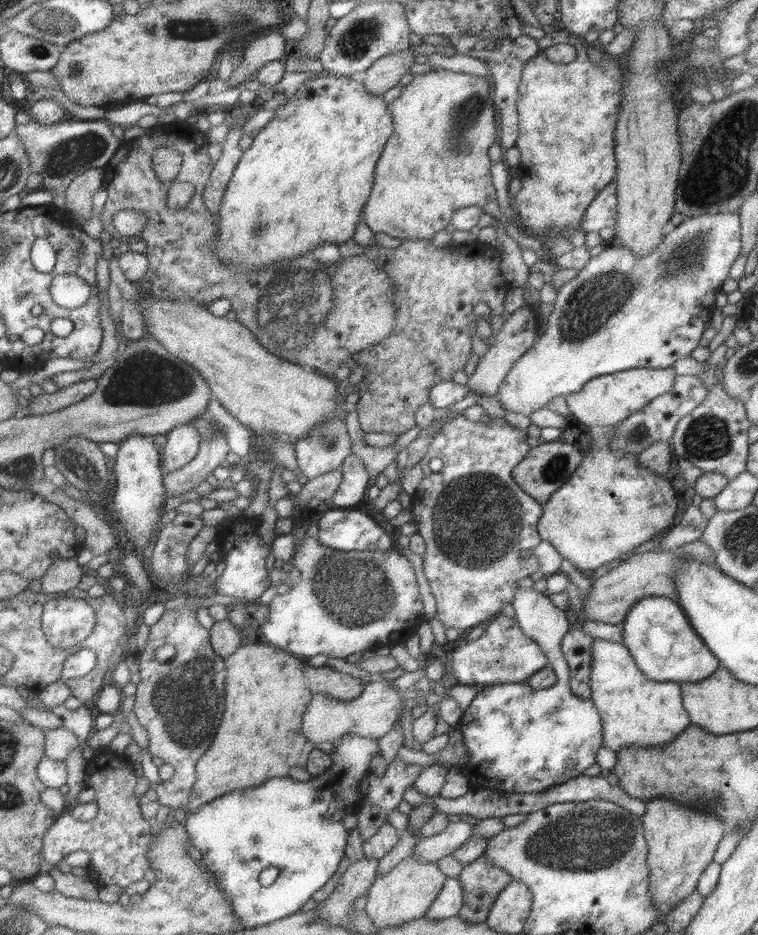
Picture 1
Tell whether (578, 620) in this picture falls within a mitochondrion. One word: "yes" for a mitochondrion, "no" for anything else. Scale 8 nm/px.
no

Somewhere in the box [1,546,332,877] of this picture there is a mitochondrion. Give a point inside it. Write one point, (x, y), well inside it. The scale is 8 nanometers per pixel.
(184, 698)

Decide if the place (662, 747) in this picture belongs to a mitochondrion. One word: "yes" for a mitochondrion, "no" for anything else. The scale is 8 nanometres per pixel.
no

